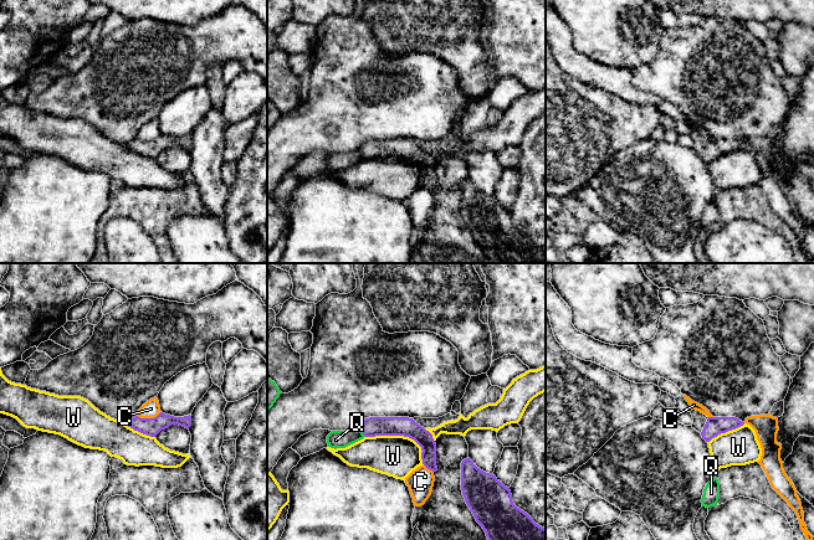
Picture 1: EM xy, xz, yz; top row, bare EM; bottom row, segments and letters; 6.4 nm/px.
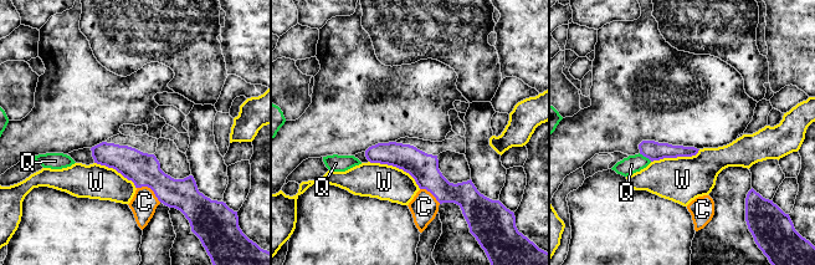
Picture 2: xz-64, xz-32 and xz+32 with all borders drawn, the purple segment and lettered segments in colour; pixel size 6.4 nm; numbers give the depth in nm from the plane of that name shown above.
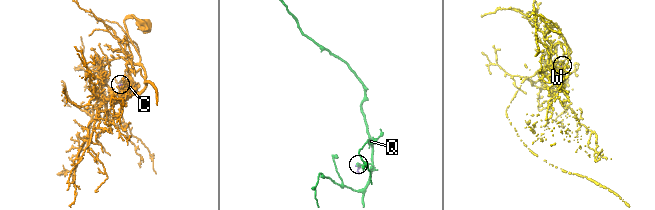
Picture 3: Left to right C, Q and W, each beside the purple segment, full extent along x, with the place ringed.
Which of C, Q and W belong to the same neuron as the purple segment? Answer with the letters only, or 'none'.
none

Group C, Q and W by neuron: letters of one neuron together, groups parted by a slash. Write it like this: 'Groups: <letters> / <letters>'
Groups: C / Q / W

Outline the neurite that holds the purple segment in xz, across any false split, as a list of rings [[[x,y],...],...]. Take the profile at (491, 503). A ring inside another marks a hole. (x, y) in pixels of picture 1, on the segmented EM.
[[[470,458],[461,463],[461,490],[467,506],[488,540],[546,540],[546,529],[513,504],[510,488],[493,474],[477,468]]]

